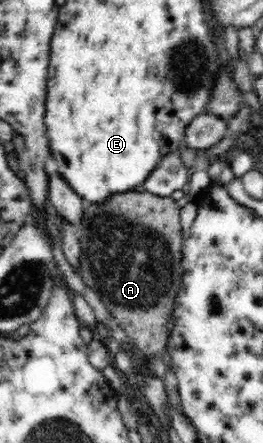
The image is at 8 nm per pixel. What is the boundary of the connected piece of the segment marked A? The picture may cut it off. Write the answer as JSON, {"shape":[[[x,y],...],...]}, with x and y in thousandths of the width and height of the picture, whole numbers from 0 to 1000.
{"shape":[[[544,431],[460,433],[384,460],[346,458],[316,479],[300,537],[312,578],[300,580],[304,621],[331,646],[376,668],[414,709],[475,747],[510,786],[551,813],[616,801],[635,783],[635,722],[654,709],[662,677],[692,650],[696,515],[681,494],[681,465],[654,445],[612,447]]]}

